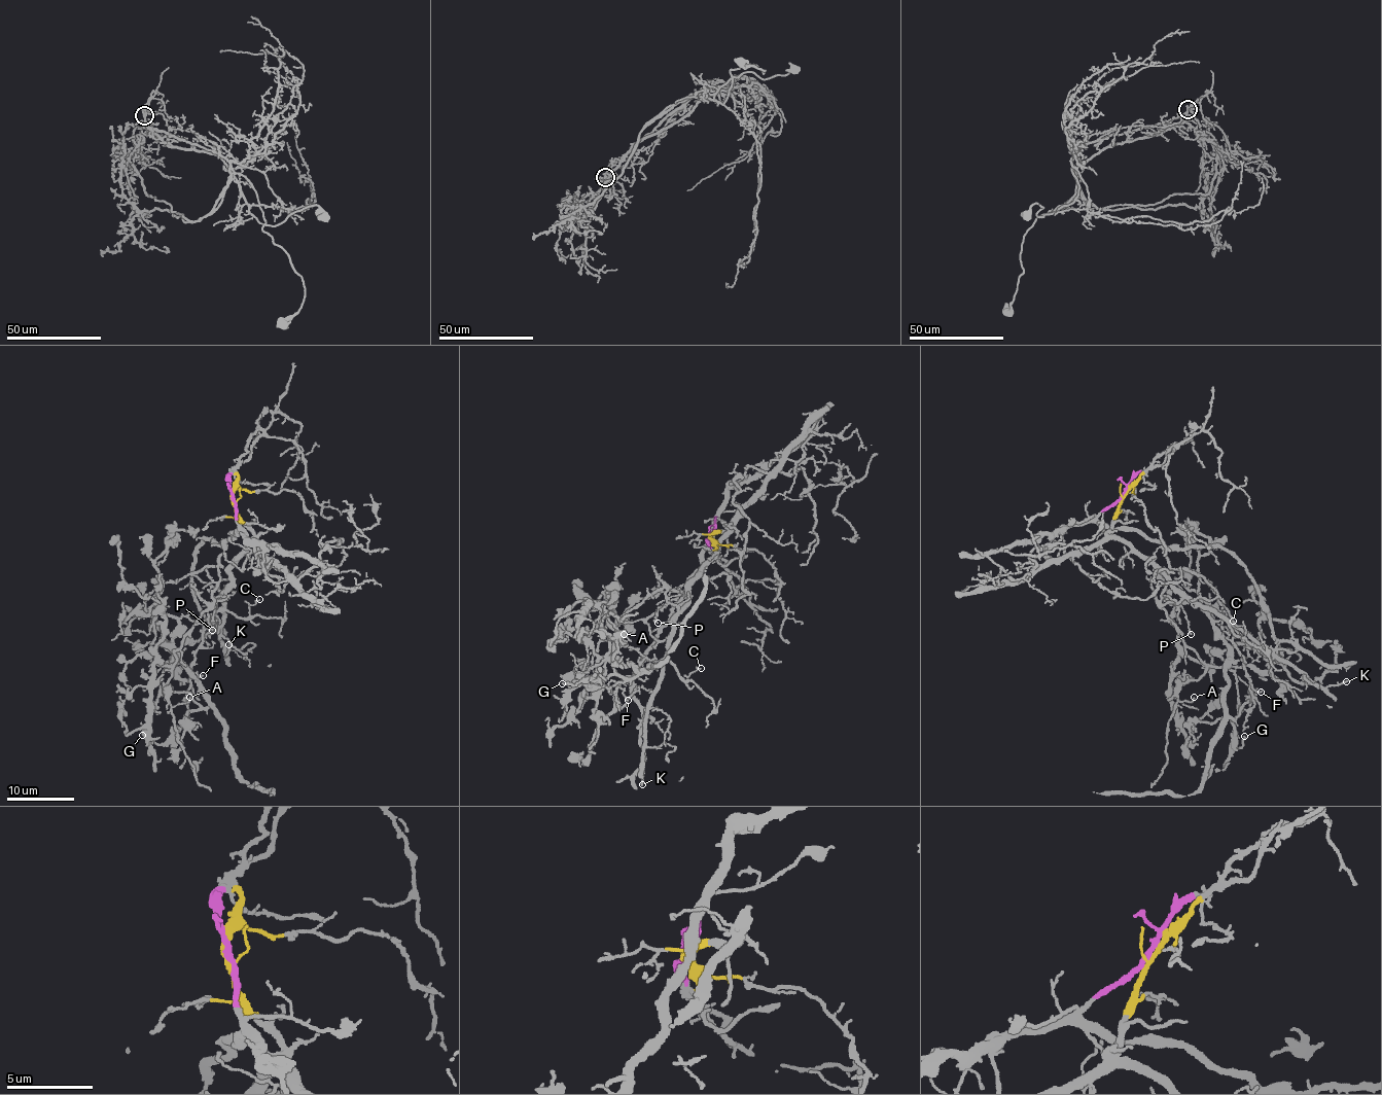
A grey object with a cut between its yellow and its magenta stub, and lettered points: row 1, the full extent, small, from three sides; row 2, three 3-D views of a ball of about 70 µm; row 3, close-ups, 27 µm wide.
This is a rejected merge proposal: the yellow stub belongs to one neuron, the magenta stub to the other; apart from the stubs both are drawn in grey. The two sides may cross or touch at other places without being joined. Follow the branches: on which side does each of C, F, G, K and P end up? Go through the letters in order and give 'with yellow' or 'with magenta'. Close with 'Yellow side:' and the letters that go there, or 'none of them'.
C: with yellow
F: with yellow
G: with magenta
K: with yellow
P: with yellow
Yellow side: C, F, K, P

